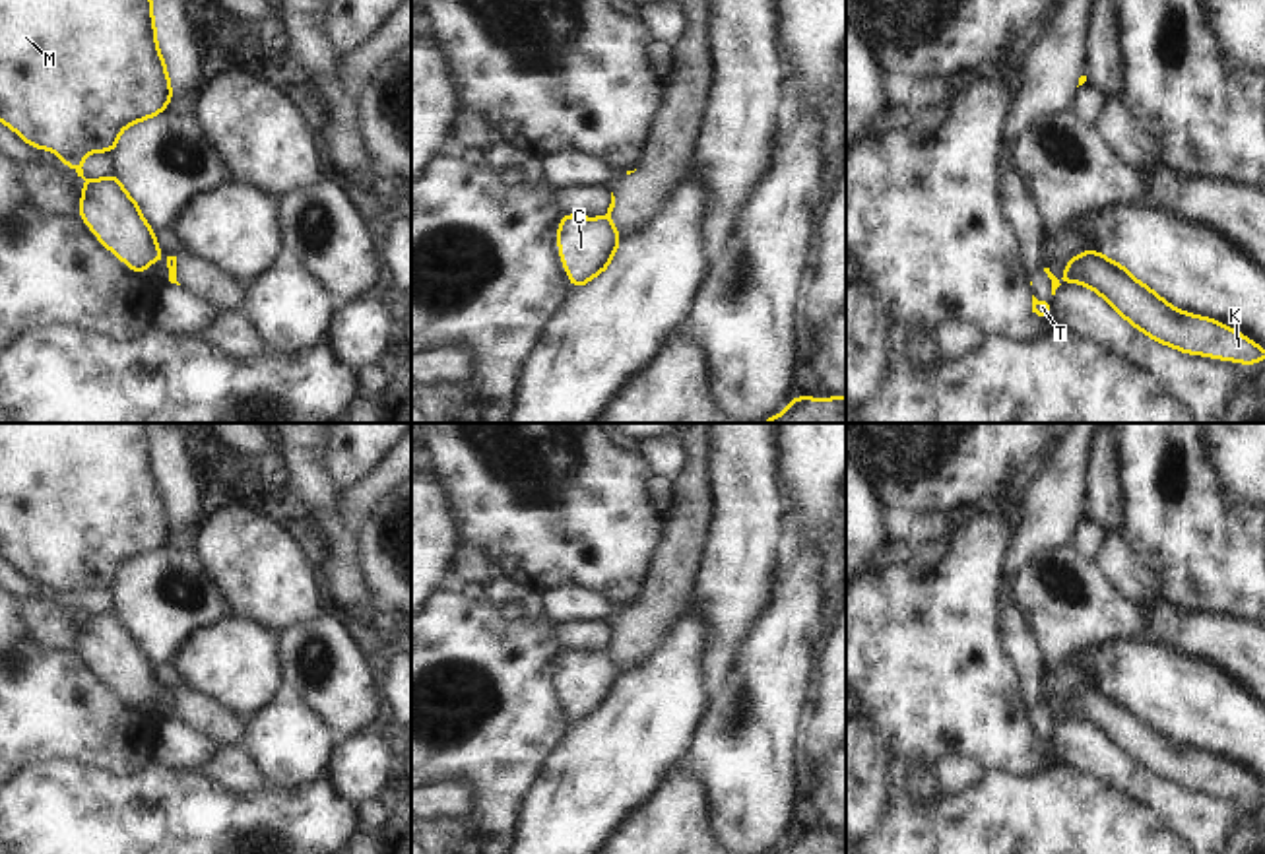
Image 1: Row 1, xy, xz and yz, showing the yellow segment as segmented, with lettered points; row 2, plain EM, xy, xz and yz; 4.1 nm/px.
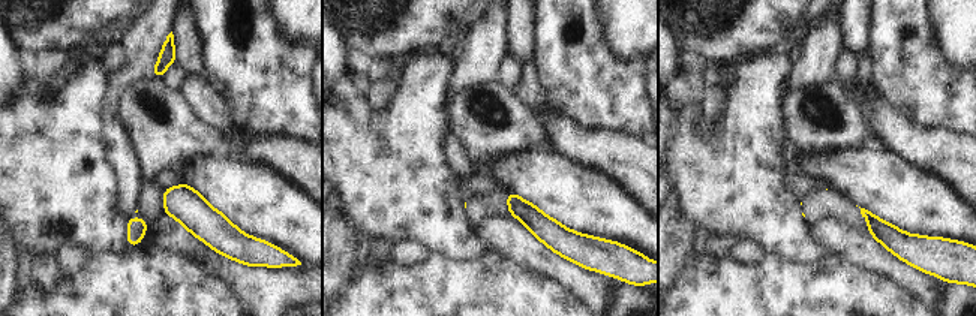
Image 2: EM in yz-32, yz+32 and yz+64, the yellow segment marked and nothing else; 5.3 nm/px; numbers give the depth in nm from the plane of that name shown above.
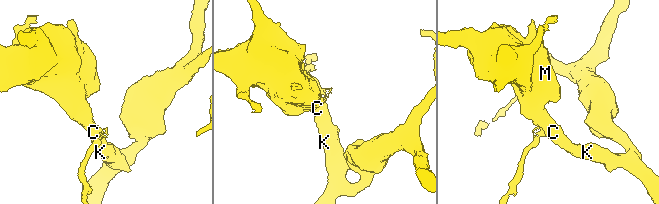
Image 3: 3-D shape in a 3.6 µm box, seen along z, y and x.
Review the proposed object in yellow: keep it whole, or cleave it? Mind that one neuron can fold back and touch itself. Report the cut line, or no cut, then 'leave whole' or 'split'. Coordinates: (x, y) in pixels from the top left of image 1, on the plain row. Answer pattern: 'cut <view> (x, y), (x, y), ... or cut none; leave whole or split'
cut yz (1081, 689), (1077, 717); split

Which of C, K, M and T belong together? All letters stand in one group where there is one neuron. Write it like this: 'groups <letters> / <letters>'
groups C K M / T

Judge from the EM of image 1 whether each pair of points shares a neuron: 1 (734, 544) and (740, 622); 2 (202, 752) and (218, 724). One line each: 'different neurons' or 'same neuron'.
1: same neuron
2: different neurons

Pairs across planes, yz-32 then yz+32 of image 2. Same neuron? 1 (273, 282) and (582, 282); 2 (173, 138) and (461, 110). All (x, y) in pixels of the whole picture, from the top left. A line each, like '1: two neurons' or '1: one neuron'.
1: one neuron
2: one neuron

